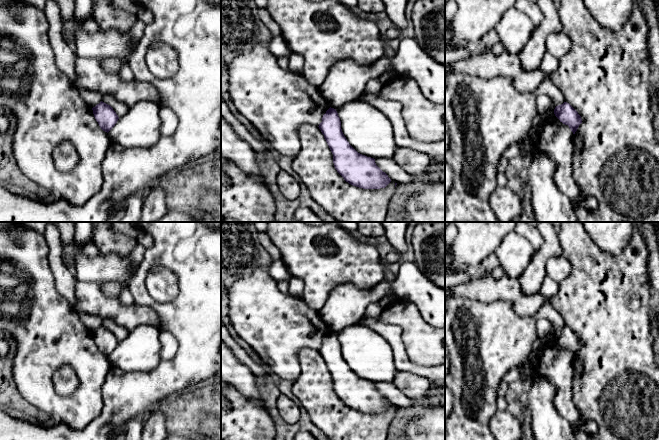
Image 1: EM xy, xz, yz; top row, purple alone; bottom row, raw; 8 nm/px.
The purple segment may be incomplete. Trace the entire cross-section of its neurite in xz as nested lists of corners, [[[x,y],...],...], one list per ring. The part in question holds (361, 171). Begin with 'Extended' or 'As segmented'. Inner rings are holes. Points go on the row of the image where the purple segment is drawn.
As segmented. [[[329,108],[319,124],[324,138],[333,154],[333,163],[337,172],[349,184],[363,189],[385,188],[391,179],[375,163],[375,159],[358,153],[347,141],[341,129],[341,121],[336,109]]]

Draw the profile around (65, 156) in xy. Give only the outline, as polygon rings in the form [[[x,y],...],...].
[[[69,141],[61,142],[53,152],[56,167],[61,172],[74,171],[78,163],[75,147]]]

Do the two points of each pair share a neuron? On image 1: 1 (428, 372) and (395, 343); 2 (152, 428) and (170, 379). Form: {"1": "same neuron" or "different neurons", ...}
{"1": "same neuron", "2": "different neurons"}

